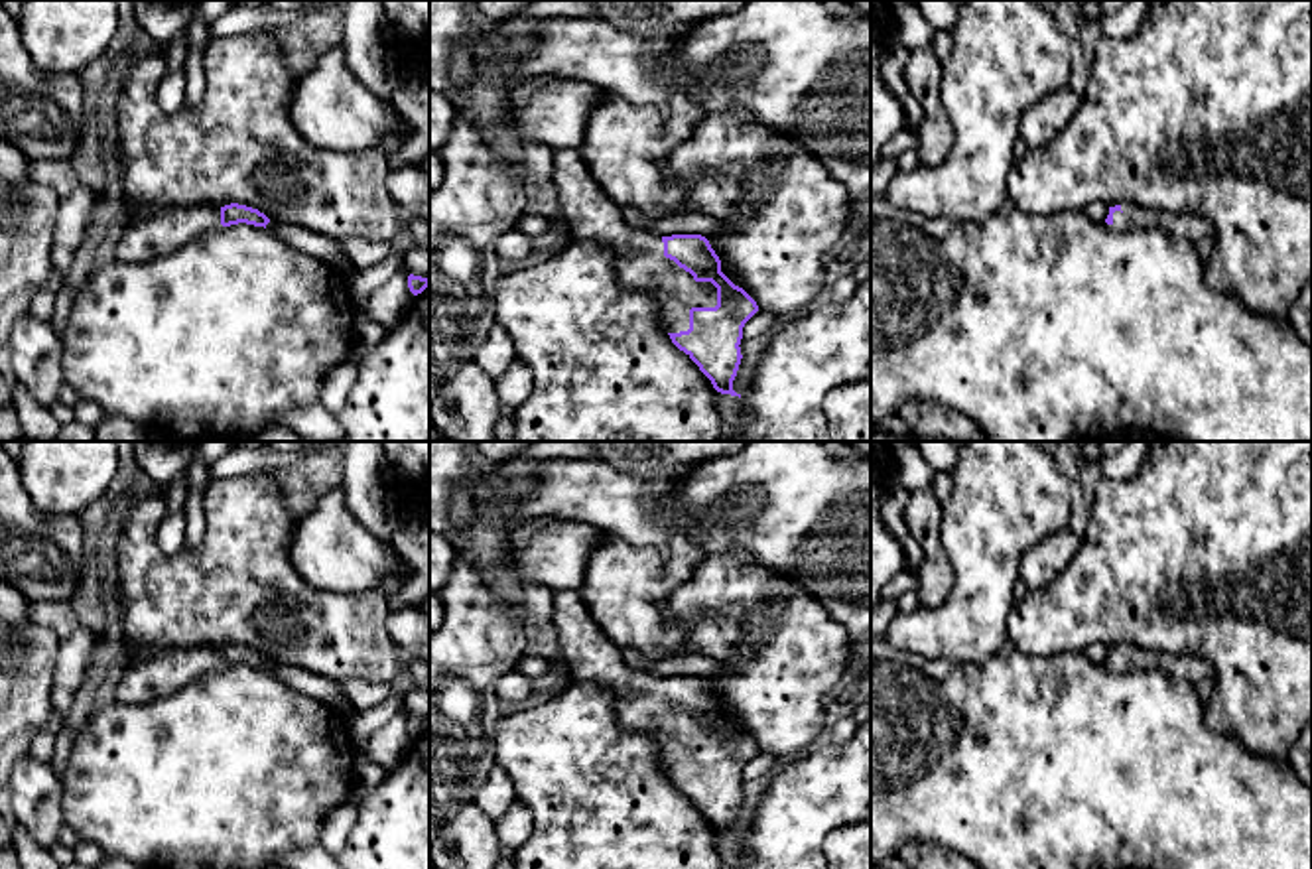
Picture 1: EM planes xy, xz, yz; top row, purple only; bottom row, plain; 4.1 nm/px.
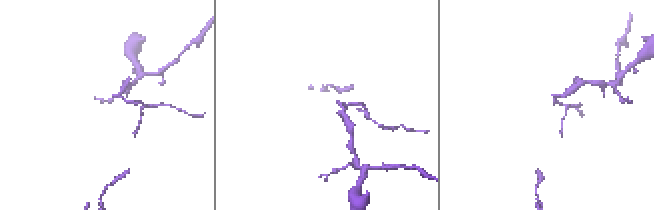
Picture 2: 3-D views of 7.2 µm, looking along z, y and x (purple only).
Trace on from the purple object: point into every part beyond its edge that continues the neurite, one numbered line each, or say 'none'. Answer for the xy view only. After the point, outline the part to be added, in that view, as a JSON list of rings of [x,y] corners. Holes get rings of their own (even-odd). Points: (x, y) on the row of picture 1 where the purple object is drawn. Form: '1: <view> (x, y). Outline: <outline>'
1: xy (156, 233). Outline: [[[215,205],[150,209],[148,213],[132,215],[116,244],[114,260],[148,262],[221,227],[221,209]]]

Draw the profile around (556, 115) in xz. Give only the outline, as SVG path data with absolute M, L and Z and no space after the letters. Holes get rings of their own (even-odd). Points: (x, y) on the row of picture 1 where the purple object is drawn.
M552 79L520 106L508 110L510 146L538 142L554 150L579 148L591 108L605 91L577 79Z

